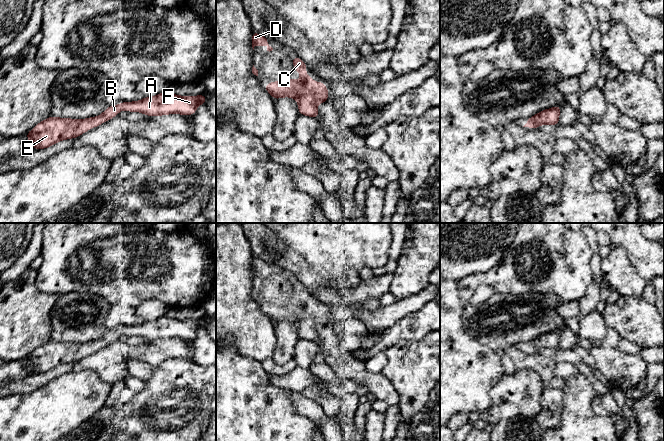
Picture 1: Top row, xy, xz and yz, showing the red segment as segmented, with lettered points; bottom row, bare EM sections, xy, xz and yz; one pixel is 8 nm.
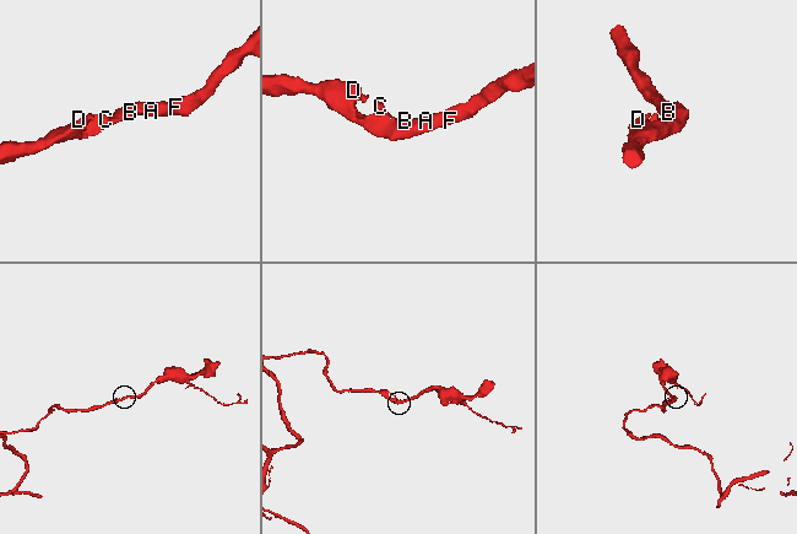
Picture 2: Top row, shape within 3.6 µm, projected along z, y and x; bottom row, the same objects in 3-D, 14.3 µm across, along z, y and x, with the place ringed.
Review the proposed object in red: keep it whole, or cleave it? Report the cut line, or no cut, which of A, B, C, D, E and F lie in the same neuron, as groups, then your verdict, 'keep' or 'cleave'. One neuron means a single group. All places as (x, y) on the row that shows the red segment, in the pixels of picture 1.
cut none; groups A B C D E F; keep

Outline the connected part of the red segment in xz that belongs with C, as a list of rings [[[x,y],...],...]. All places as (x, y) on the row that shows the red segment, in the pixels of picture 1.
[[[292,57],[294,69],[301,74],[301,80],[292,80],[287,78],[285,81],[273,82],[263,86],[274,100],[281,97],[292,97],[298,100],[299,114],[318,118],[318,103],[325,103],[328,99],[328,89],[321,81],[314,83],[314,79],[307,76],[306,64],[299,57]]]

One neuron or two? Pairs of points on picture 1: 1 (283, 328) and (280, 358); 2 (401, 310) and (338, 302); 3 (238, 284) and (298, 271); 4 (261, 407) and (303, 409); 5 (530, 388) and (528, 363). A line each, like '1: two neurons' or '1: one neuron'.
1: one neuron
2: one neuron
3: two neurons
4: two neurons
5: two neurons

